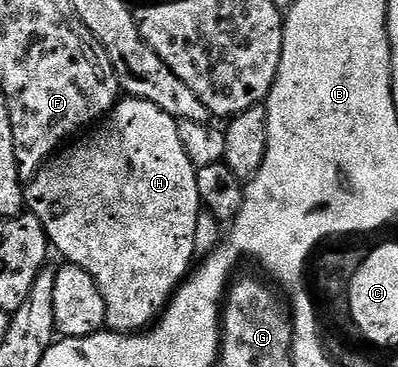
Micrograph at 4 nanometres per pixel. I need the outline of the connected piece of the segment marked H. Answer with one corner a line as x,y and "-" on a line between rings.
124,97
99,126
89,130
83,137
77,138
71,145
65,146
41,167
33,179
27,180
24,202
30,214
38,217
38,221
43,225
51,246
55,250
57,247
68,258
65,260
71,266
86,269
86,273
90,273
90,277
96,279
98,289
106,301
104,322
107,330
135,333
151,327
160,318
164,308
168,306
168,301
172,298
176,288
188,278
193,270
192,259
197,258
194,232
198,230
198,217
202,210
198,197
197,170
190,161
190,157
186,157
186,149
182,149
182,141
178,137
177,120
172,119
170,113
162,113
162,109
158,109
158,105
150,105
150,101

